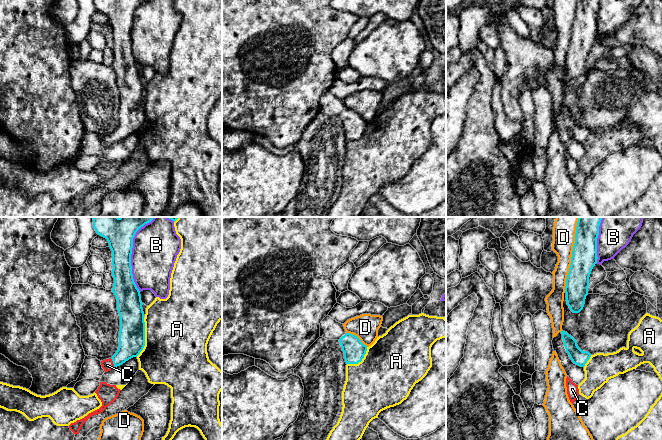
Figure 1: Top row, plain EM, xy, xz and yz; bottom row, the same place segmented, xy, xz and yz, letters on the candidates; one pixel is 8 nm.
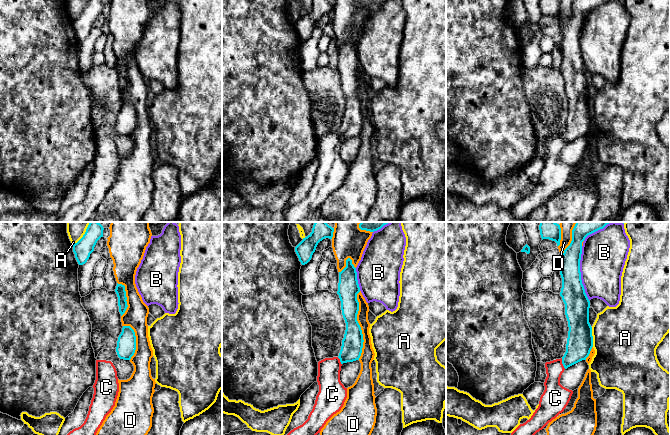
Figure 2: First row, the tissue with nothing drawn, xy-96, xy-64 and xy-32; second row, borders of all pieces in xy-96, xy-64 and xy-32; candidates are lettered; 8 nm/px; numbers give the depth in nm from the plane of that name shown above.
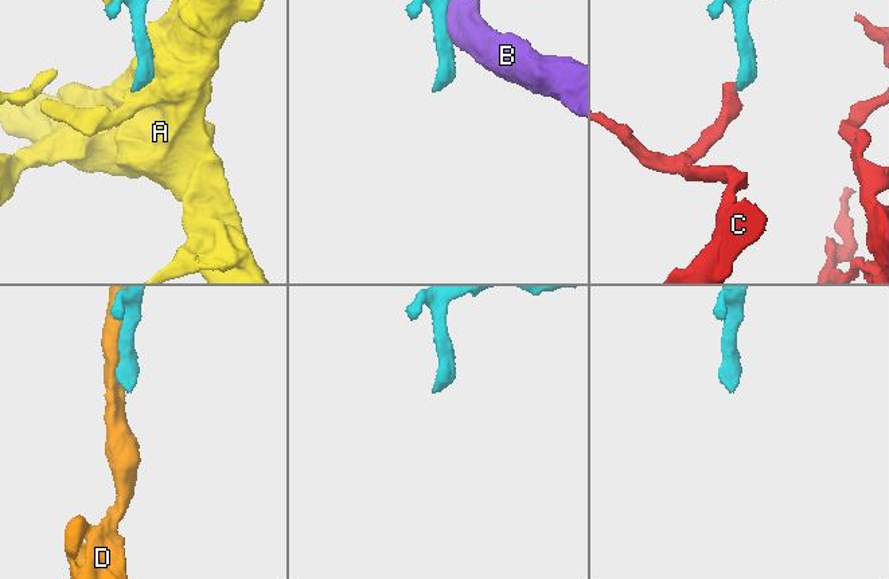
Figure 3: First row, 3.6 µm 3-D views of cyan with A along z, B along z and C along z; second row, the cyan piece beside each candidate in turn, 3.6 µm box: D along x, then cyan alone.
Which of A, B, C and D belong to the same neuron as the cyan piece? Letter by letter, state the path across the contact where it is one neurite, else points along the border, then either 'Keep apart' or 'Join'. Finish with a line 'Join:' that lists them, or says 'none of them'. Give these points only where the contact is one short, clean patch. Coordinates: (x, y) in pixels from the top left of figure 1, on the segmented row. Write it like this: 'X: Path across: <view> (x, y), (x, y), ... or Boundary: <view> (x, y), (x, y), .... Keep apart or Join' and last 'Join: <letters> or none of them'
A: Keep apart
B: Keep apart
C: Path across: xy (131, 337), (131, 344), (113, 362), (107, 365). Join
D: Keep apart
Join: C

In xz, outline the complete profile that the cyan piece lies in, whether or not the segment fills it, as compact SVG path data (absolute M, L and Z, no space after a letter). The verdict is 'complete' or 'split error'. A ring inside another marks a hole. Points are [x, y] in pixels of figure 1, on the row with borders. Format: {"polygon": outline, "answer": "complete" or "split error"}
{"polygon": "M346 333L339 339L346 364L358 364L364 358L367 346L361 340L350 333Z", "answer": "complete"}

